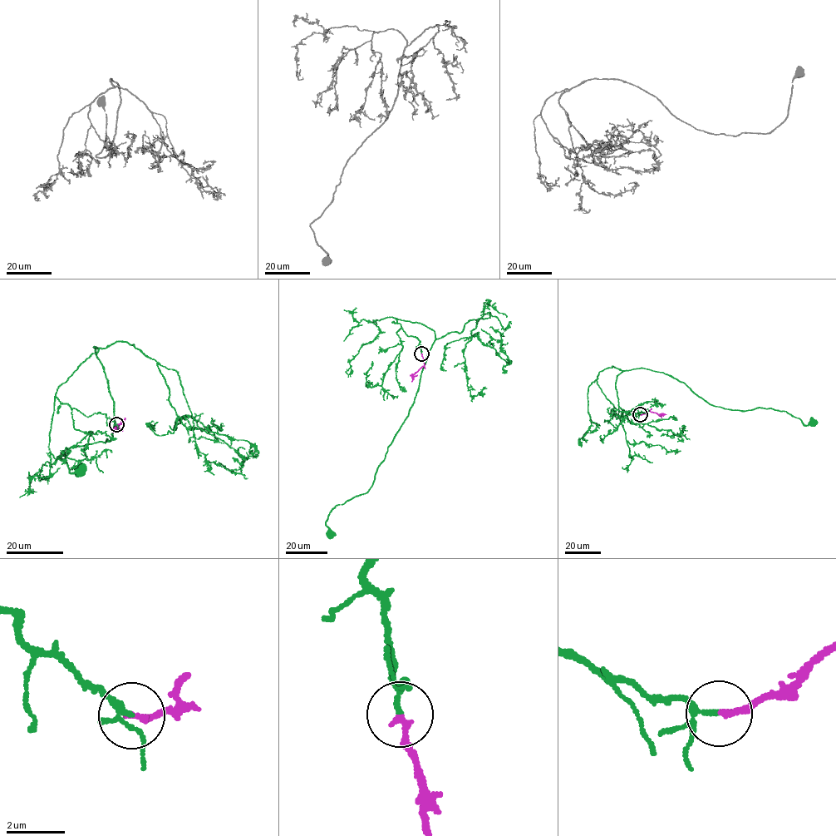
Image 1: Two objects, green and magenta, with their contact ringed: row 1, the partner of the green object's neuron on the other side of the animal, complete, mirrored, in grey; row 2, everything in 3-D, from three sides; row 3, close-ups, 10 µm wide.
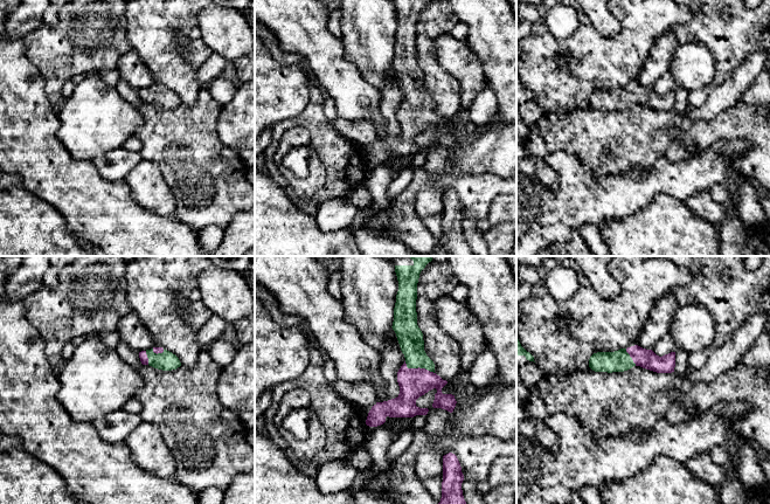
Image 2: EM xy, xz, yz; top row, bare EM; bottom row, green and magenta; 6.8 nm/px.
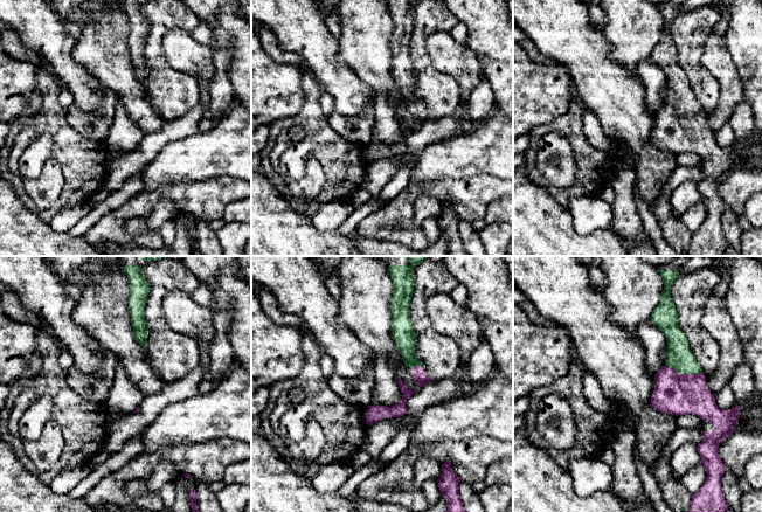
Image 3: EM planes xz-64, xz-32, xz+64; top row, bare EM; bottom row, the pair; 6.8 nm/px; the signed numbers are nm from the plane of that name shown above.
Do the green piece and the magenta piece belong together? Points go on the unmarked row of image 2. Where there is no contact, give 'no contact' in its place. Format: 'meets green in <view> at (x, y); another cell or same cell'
meets green in xz at (418, 104); same cell

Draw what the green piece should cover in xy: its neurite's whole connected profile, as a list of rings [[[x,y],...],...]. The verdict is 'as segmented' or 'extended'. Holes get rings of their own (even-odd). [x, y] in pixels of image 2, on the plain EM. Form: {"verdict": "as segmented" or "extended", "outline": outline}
{"verdict": "extended", "outline": [[[162,85],[141,89],[139,96],[143,103],[150,103],[162,109],[172,109],[181,104],[179,96]]]}

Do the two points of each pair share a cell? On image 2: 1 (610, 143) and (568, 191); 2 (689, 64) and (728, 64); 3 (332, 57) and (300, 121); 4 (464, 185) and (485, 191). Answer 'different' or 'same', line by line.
1: different
2: different
3: different
4: same

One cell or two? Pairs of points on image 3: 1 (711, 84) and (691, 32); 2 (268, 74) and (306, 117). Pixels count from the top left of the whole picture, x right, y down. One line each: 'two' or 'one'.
1: one
2: two

